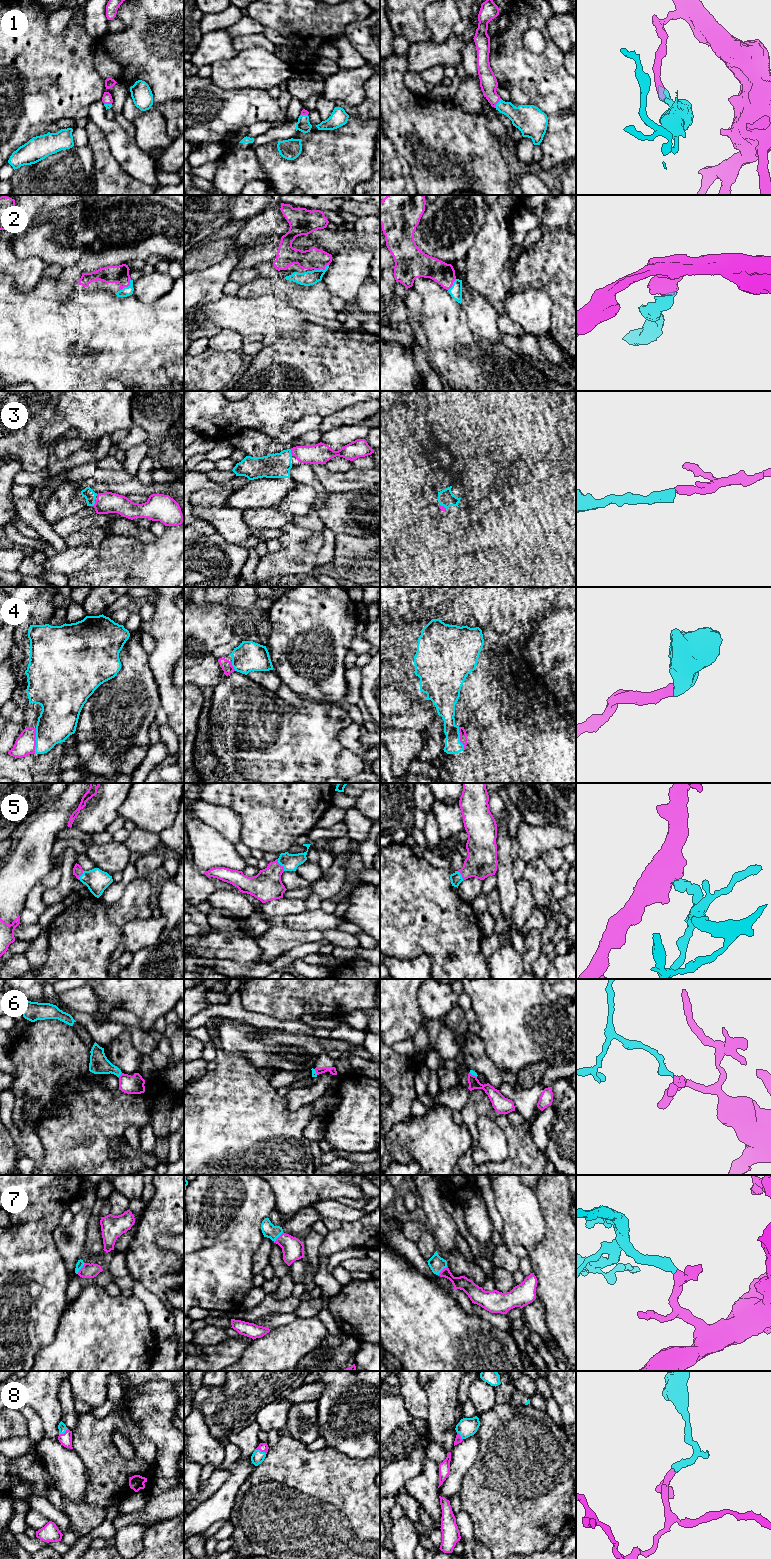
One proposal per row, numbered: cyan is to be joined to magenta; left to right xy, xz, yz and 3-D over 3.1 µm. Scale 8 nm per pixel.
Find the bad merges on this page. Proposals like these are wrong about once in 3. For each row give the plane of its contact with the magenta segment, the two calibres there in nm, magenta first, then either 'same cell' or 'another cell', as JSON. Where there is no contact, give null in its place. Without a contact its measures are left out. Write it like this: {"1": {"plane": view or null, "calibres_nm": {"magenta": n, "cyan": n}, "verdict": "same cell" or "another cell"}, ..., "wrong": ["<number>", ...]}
{"1": {"plane": "yz", "calibres_nm": {"magenta": 140, "cyan": 200}, "verdict": "same cell"}, "2": {"plane": "xz", "calibres_nm": {"magenta": 170, "cyan": 120}, "verdict": "same cell"}, "3": {"plane": "xz", "calibres_nm": {"magenta": 160, "cyan": 200}, "verdict": "same cell"}, "4": {"plane": "xy", "calibres_nm": {"magenta": 170, "cyan": 300}, "verdict": "same cell"}, "5": {"plane": "xz", "calibres_nm": {"magenta": 240, "cyan": 140}, "verdict": "same cell"}, "6": {"plane": "xy", "calibres_nm": {"magenta": 150, "cyan": 160}, "verdict": "another cell"}, "7": {"plane": "xy", "calibres_nm": {"magenta": 120, "cyan": 60}, "verdict": "same cell"}, "8": {"plane": "xz", "calibres_nm": {"magenta": 80, "cyan": 100}, "verdict": "same cell"}, "wrong": ["6"]}

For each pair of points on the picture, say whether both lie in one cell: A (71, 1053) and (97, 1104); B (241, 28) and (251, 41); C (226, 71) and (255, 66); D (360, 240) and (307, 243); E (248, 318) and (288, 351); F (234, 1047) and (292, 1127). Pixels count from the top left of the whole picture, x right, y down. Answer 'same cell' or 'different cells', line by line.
A: different cells
B: different cells
C: same cell
D: same cell
E: different cells
F: different cells

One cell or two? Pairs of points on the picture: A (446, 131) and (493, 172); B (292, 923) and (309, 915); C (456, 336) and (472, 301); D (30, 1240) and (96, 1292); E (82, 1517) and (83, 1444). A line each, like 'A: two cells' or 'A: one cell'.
A: one cell
B: one cell
C: two cells
D: two cells
E: one cell

